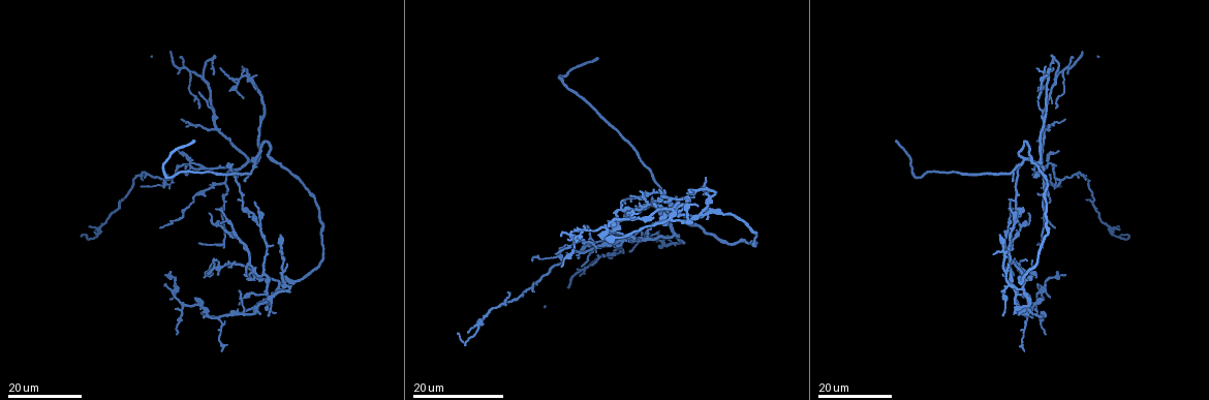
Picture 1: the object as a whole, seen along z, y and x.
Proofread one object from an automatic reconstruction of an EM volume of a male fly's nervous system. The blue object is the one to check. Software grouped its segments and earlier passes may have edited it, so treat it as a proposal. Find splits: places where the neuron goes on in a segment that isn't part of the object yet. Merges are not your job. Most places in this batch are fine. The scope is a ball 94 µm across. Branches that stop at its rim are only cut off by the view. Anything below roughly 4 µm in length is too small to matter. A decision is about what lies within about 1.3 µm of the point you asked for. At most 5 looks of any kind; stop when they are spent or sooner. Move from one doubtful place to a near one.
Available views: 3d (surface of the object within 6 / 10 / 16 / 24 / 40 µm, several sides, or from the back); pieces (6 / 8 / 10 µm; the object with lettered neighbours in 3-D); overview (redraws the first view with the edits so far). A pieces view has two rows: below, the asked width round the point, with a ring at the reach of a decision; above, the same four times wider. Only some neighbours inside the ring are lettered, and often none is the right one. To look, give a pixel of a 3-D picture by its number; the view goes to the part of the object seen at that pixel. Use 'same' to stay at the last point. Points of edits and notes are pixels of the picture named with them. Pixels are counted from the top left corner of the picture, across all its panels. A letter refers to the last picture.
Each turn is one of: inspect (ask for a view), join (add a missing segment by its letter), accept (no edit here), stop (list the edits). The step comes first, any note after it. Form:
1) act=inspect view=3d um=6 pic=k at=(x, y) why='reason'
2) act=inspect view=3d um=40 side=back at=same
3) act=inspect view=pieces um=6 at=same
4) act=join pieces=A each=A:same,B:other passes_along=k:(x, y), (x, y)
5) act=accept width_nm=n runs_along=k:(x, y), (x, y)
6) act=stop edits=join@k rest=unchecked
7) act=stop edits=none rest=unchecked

act=inspect view=3d um=16 pic=1 at=(240, 303) why='branch stops here'

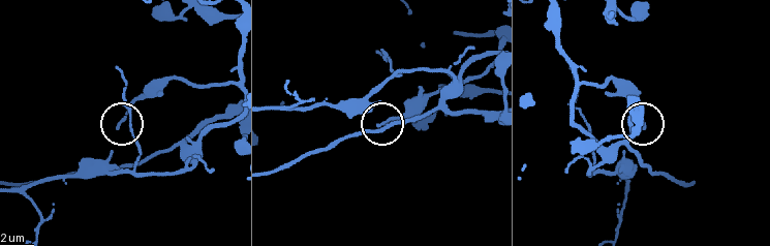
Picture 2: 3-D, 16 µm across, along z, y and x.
act=inspect view=pieces um=6 pic=2 at=(119, 128) why='see the neighbours'

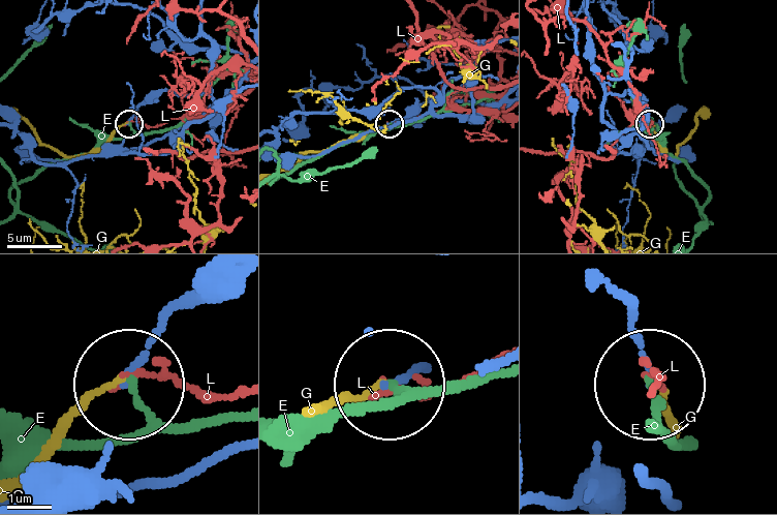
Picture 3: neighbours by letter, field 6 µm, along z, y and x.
act=accept each=E:other,G:other,L:other runs_along=3:(622, 305), (644, 380) found='none of them fits'

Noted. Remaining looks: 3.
act=inspect view=3d um=24 pic=1 at=(602, 239) why='free end'

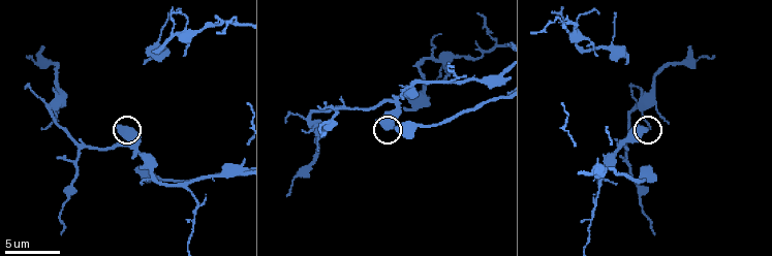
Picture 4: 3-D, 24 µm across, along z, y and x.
act=inspect view=pieces um=6 pic=4 at=(384, 130) why='what lies round it'

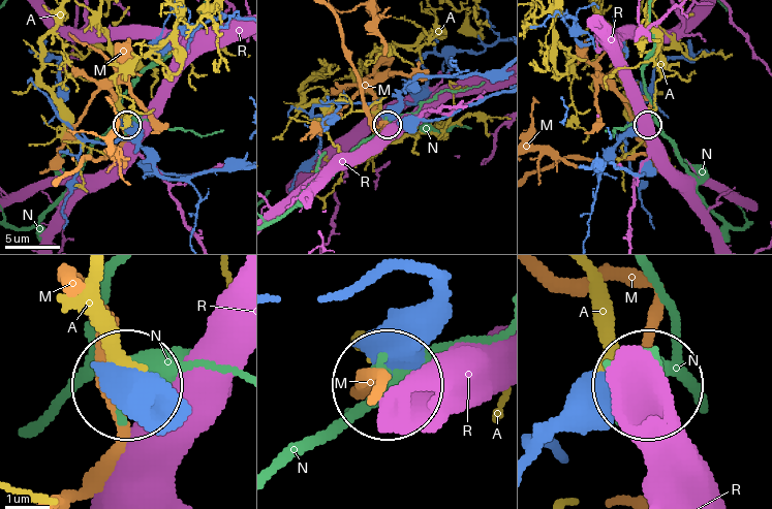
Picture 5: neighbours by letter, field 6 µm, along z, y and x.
act=accept width_nm=610 each=A:other,M:other,N:other,R:other found='no lettered segment goes on from it'

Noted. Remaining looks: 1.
act=stop edits=none rest=unchecked

